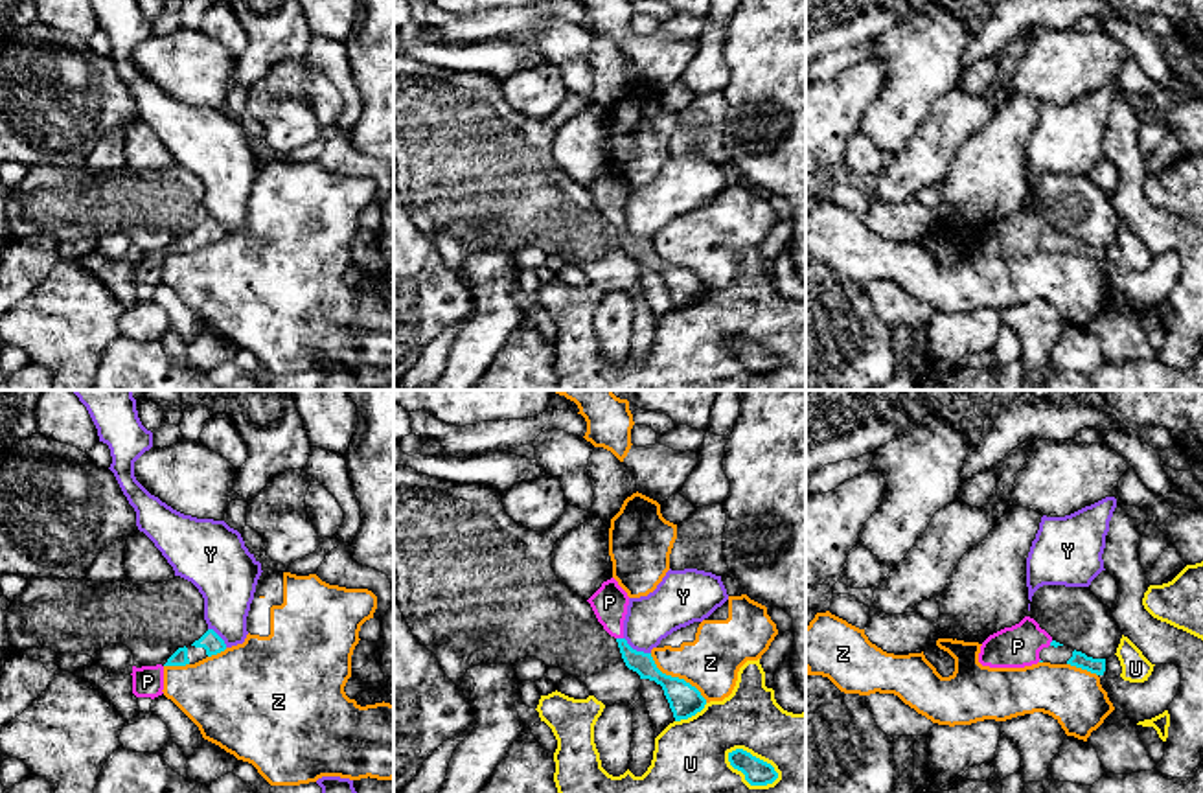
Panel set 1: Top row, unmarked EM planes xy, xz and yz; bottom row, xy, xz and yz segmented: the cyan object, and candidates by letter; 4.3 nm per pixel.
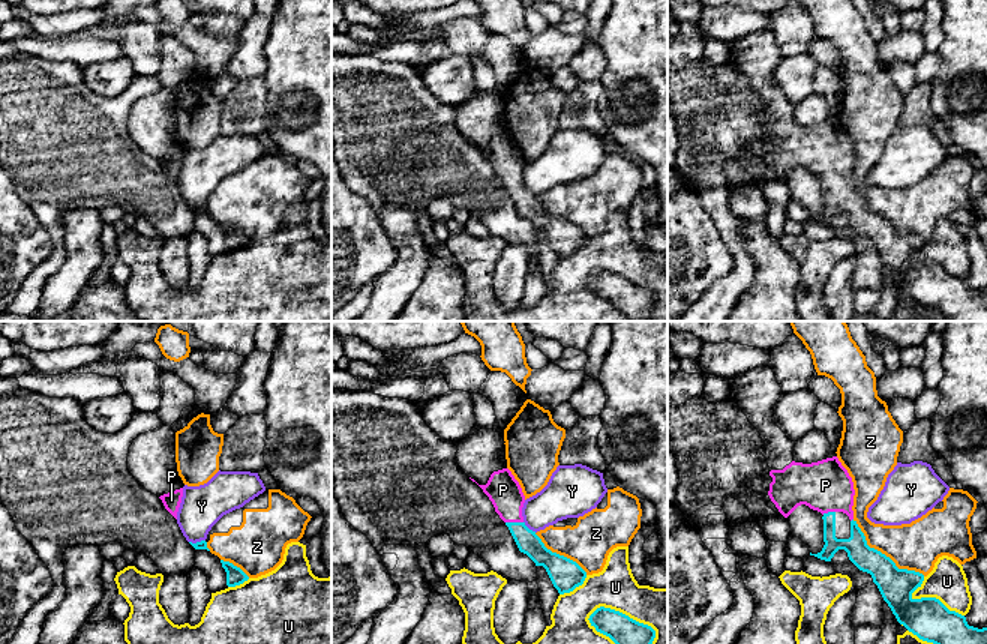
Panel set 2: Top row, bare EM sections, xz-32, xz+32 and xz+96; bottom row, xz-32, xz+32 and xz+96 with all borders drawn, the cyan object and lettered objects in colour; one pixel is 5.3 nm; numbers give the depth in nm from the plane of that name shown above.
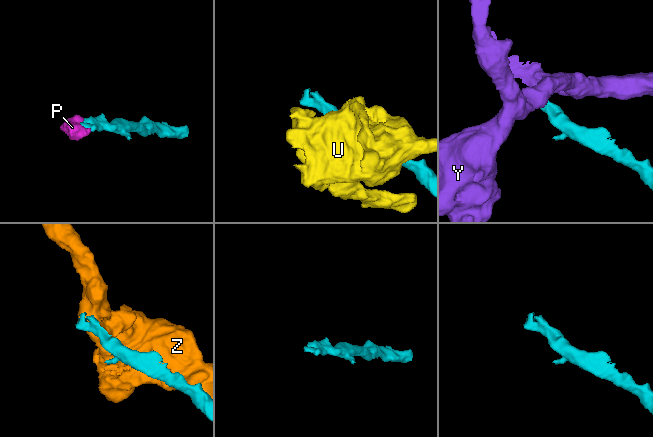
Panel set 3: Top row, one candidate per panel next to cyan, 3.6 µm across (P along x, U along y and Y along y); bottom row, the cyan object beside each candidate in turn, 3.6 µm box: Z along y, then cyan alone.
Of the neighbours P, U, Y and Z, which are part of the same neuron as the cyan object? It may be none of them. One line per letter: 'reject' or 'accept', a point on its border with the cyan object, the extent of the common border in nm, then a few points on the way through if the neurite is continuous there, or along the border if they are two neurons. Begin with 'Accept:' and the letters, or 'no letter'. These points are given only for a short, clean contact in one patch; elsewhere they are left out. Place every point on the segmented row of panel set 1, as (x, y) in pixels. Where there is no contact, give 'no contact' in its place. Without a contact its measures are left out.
Accept: P
P: accept; contact xz (620, 639); length 30 nm; way xz (642, 663), (620, 639), (611, 619), (609, 602)
U: reject; contact xz (755, 757); length 260 nm
Y: reject; contact xz (635, 650); length 140 nm; border xz (624, 637), (633, 648), (650, 654)
Z: reject; contact xz (677, 678); length 340 nm

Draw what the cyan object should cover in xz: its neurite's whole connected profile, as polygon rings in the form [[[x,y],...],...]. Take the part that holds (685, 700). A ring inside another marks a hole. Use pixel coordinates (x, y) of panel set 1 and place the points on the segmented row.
[[[614,578],[603,581],[587,602],[603,629],[616,638],[625,666],[636,672],[640,679],[649,679],[662,686],[675,721],[688,719],[705,708],[706,699],[695,686],[684,679],[662,673],[651,653],[636,651],[627,644],[624,638],[624,620],[629,596]]]

